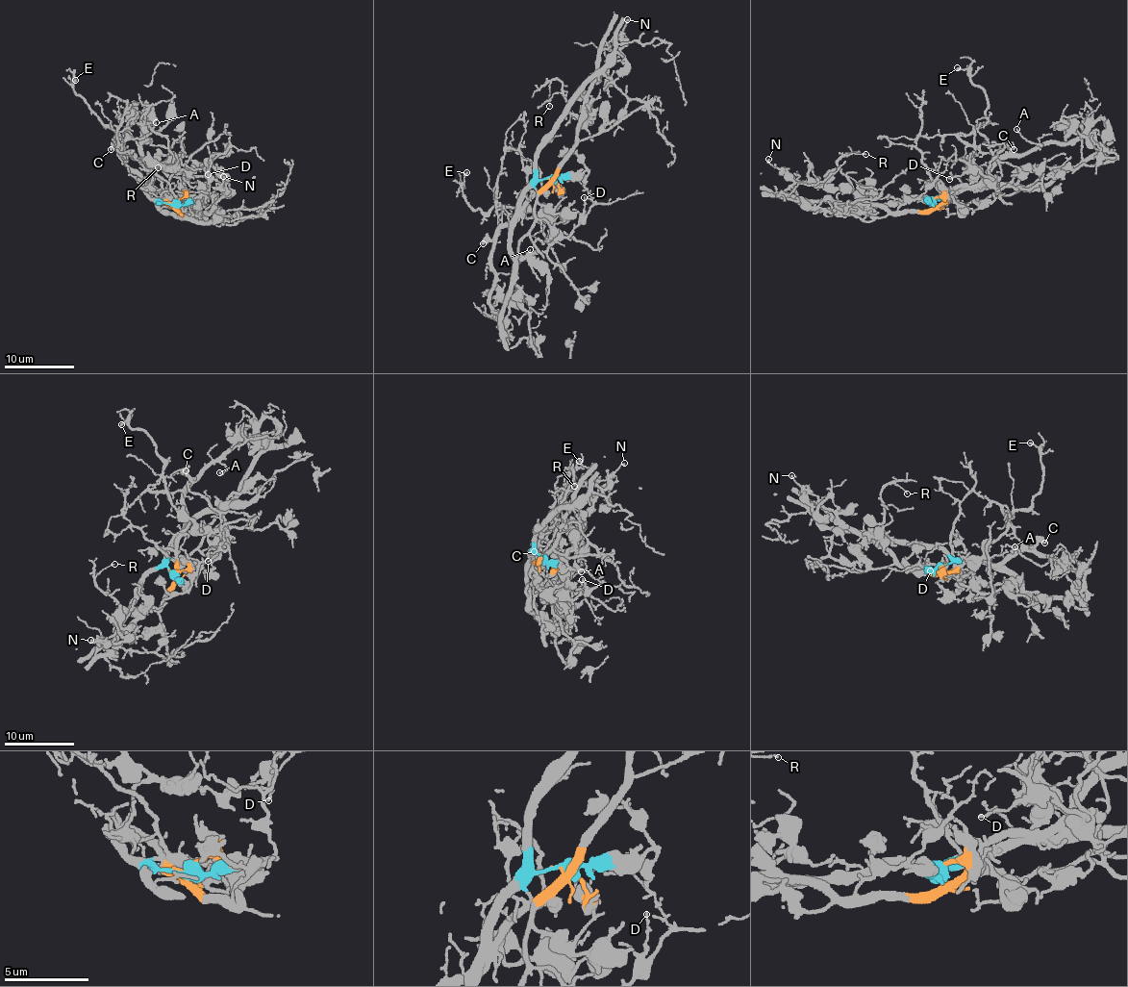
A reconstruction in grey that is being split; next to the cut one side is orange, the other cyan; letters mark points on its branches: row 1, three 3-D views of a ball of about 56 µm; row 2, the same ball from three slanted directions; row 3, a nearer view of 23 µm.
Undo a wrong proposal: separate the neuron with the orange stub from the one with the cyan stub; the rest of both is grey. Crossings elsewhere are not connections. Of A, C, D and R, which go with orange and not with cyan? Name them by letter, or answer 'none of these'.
A, C

